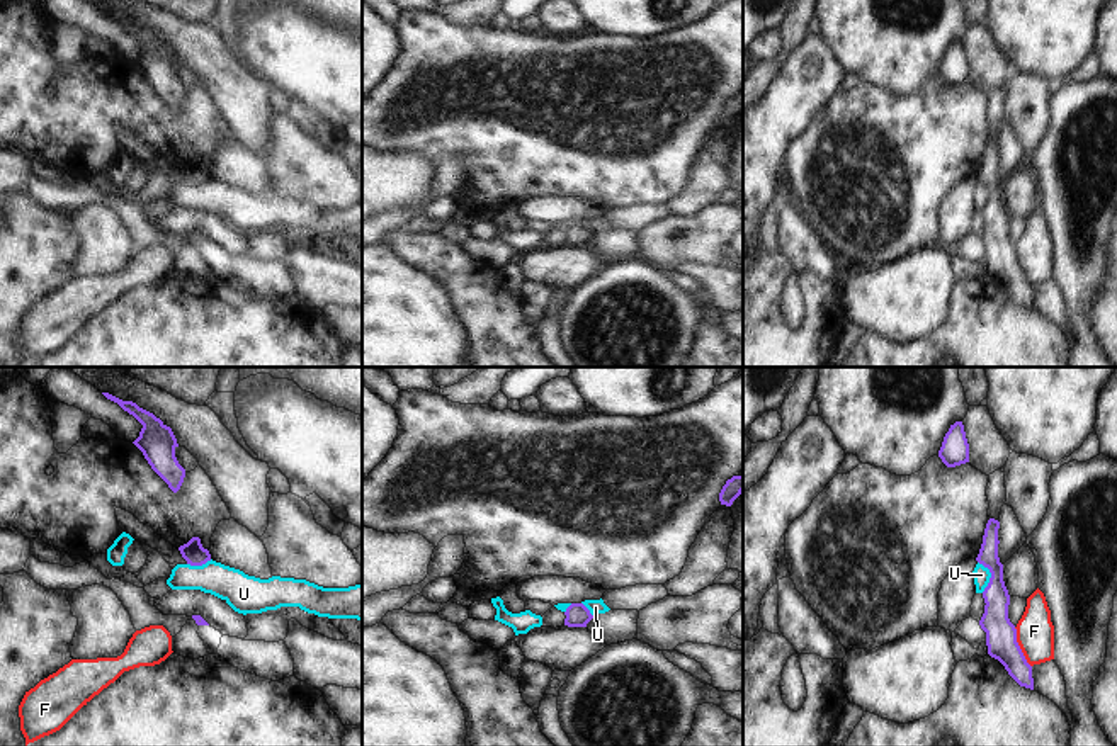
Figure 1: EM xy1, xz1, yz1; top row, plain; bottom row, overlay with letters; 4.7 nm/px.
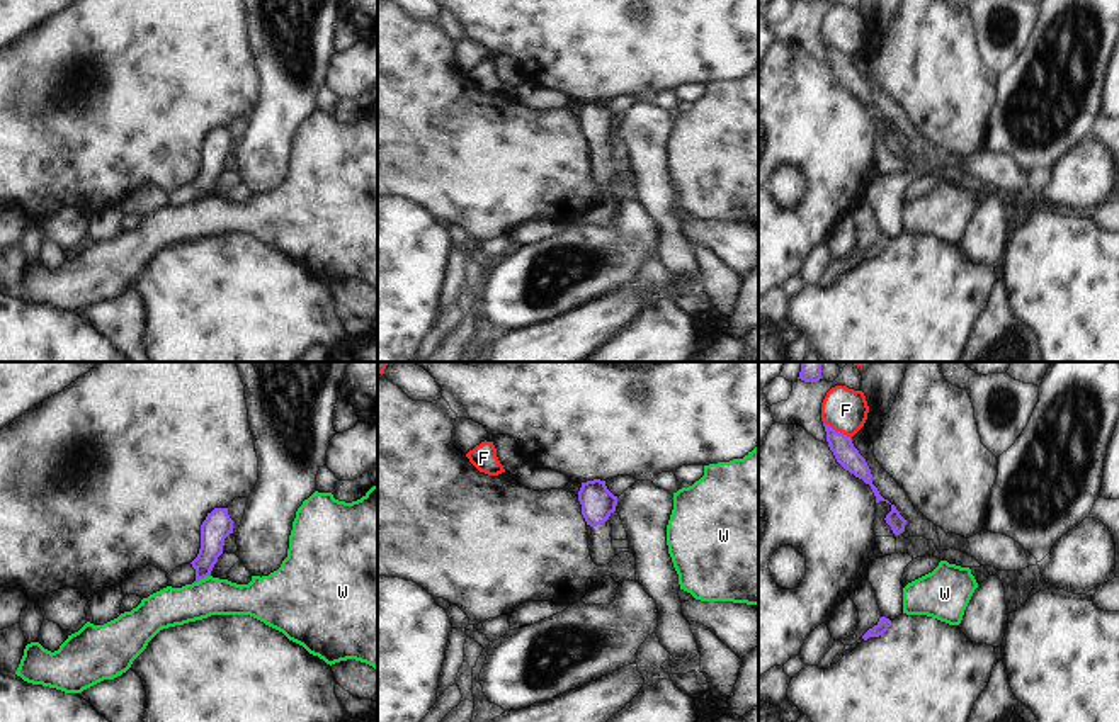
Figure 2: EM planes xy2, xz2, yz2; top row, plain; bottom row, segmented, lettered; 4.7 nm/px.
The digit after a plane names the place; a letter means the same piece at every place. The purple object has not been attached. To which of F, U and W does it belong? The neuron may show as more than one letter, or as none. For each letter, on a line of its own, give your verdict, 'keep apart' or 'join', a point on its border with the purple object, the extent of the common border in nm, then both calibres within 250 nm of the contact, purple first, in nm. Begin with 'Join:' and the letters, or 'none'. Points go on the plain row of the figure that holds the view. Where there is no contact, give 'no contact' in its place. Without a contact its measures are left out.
Join: none
F: keep apart; contact yz1 (1019, 267); length 200 nm; calibres 140 and 180 nm
U: keep apart; contact yz1 (992, 196); length 150 nm; calibres 140 and 90 nm
W: keep apart; contact xy2 (201, 197); length 90 nm; calibres 140 and 190 nm

